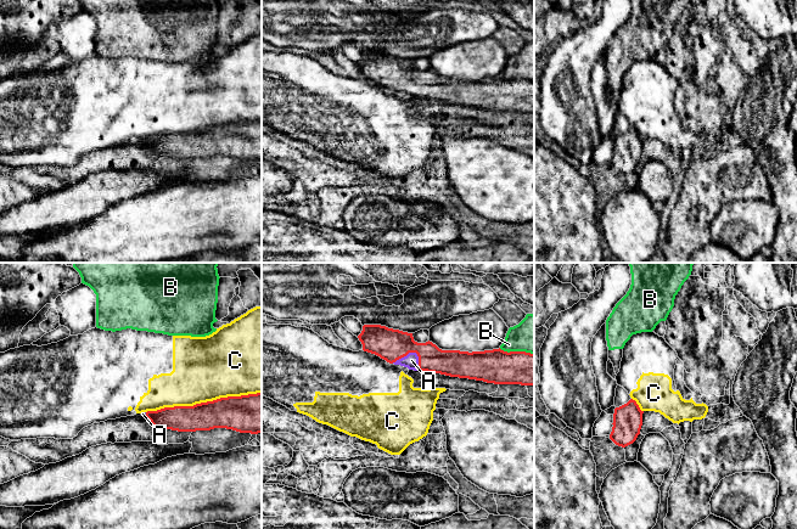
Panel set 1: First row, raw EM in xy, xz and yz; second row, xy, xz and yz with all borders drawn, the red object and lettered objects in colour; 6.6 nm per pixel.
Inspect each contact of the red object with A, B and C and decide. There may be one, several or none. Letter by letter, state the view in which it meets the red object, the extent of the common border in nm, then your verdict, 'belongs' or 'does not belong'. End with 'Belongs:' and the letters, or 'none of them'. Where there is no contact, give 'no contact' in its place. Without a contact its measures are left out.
A: xz | 190 nm | belongs
B: xz | 240 nm | does not belong
C: xy | 750 nm | does not belong
Belongs: A

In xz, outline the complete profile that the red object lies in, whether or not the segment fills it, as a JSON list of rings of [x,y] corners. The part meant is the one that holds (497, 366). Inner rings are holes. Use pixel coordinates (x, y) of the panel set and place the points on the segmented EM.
[[[364,325],[358,338],[364,351],[409,370],[494,384],[534,386],[534,354],[531,353],[507,353],[500,348],[472,353],[442,350],[430,341],[415,342],[412,333],[381,325]]]

